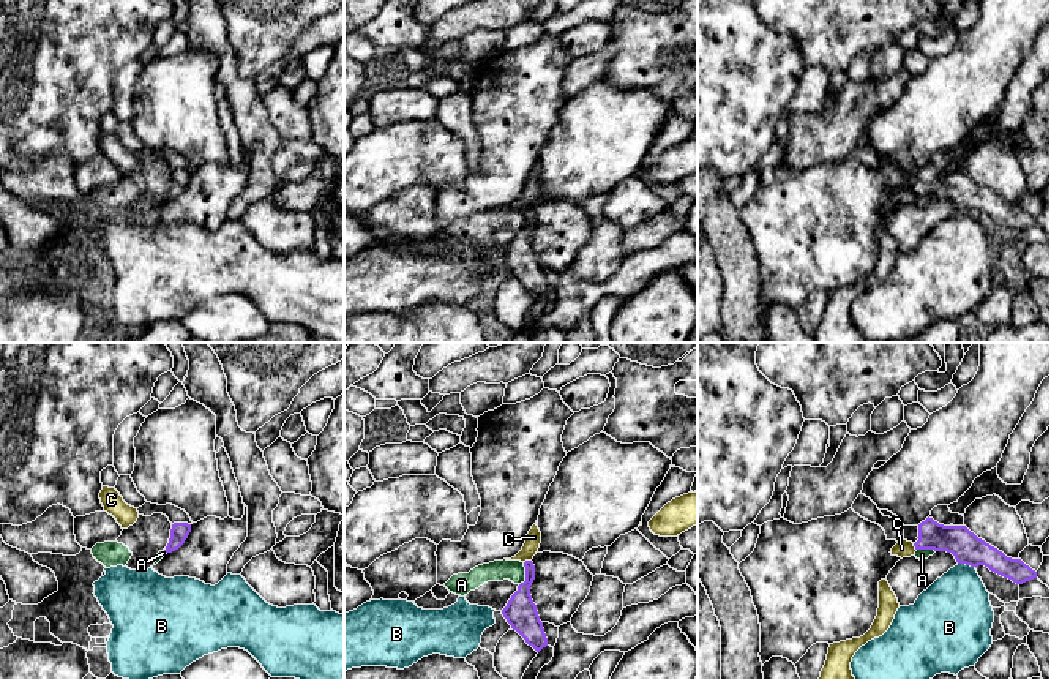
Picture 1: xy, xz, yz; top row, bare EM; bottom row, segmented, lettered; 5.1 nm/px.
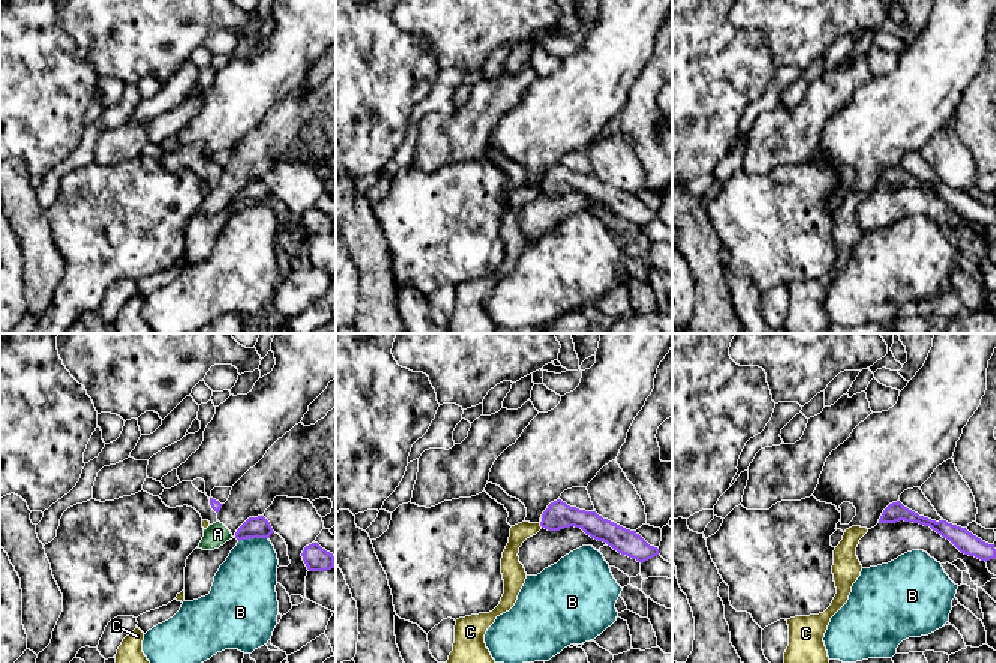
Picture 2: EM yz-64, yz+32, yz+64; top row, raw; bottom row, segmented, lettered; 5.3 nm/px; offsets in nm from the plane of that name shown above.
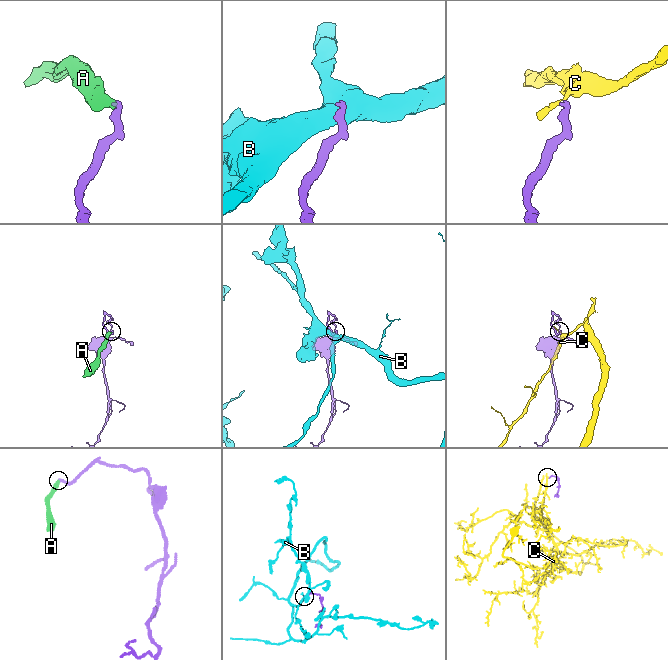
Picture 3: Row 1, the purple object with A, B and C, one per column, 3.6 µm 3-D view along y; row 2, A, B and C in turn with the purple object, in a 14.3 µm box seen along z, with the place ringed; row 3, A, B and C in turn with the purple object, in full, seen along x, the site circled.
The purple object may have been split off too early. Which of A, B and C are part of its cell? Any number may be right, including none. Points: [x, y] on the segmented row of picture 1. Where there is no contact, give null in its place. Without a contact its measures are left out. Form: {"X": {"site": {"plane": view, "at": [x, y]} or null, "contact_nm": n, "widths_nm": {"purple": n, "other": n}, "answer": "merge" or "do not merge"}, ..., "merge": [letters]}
{"A": {"site": {"plane": "xz", "at": [526, 573]}, "contact_nm": 120, "widths_nm": {"purple": 160, "other": 110}, "answer": "do not merge"}, "B": {"site": {"plane": "yz", "at": [966, 564]}, "contact_nm": 90, "widths_nm": {"purple": 160, "other": 360}, "answer": "do not merge"}, "C": {"site": {"plane": "xz", "at": [527, 561]}, "contact_nm": 40, "widths_nm": {"purple": 140, "other": 80}, "answer": "do not merge"}, "merge": []}

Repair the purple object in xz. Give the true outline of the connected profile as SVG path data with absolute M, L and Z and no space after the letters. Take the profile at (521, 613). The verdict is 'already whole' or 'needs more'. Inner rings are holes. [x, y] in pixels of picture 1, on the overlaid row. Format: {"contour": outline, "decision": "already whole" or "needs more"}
{"contour": "M532 561L524 562L526 581L518 586L507 606L502 610L503 617L529 646L537 652L548 646L548 638L540 621L537 605L530 595L530 586L535 580L535 565Z", "decision": "already whole"}

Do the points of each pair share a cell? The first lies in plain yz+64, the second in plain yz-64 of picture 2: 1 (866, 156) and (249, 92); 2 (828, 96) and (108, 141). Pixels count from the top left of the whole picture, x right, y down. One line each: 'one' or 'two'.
1: one
2: one

